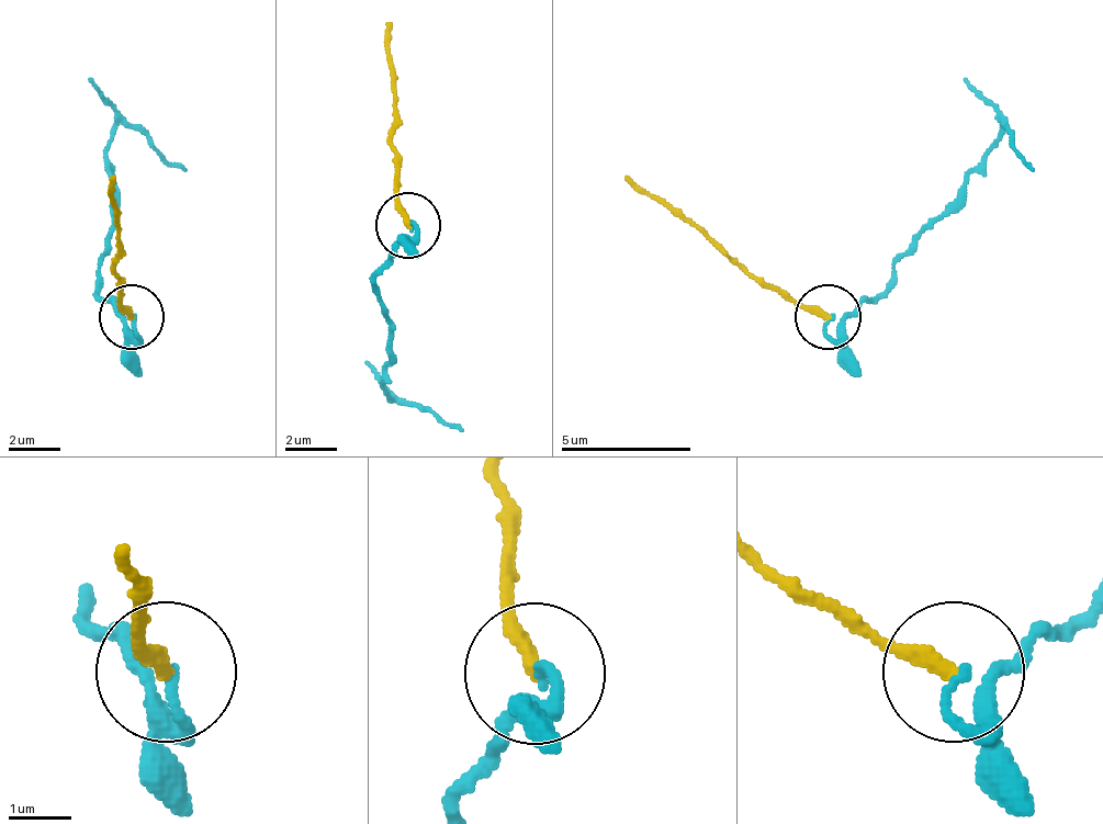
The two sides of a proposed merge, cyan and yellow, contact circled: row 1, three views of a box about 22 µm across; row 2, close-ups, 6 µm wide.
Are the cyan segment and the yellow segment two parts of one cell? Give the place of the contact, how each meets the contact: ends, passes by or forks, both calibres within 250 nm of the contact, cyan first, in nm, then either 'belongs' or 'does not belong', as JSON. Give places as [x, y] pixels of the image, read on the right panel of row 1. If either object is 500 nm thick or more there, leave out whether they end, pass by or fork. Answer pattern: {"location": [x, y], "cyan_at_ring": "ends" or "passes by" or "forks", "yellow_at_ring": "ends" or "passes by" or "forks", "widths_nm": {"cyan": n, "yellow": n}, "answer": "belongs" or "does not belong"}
{"location": [828, 316], "cyan_at_ring": "ends", "yellow_at_ring": "ends", "widths_nm": {"cyan": 140, "yellow": 280}, "answer": "does not belong"}

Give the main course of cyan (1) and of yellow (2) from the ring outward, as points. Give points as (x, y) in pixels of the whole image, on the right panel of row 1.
1: (830, 315), (881, 295), (927, 224), (1005, 125), (1032, 171)
2: (830, 315), (744, 275), (693, 224), (627, 178)

